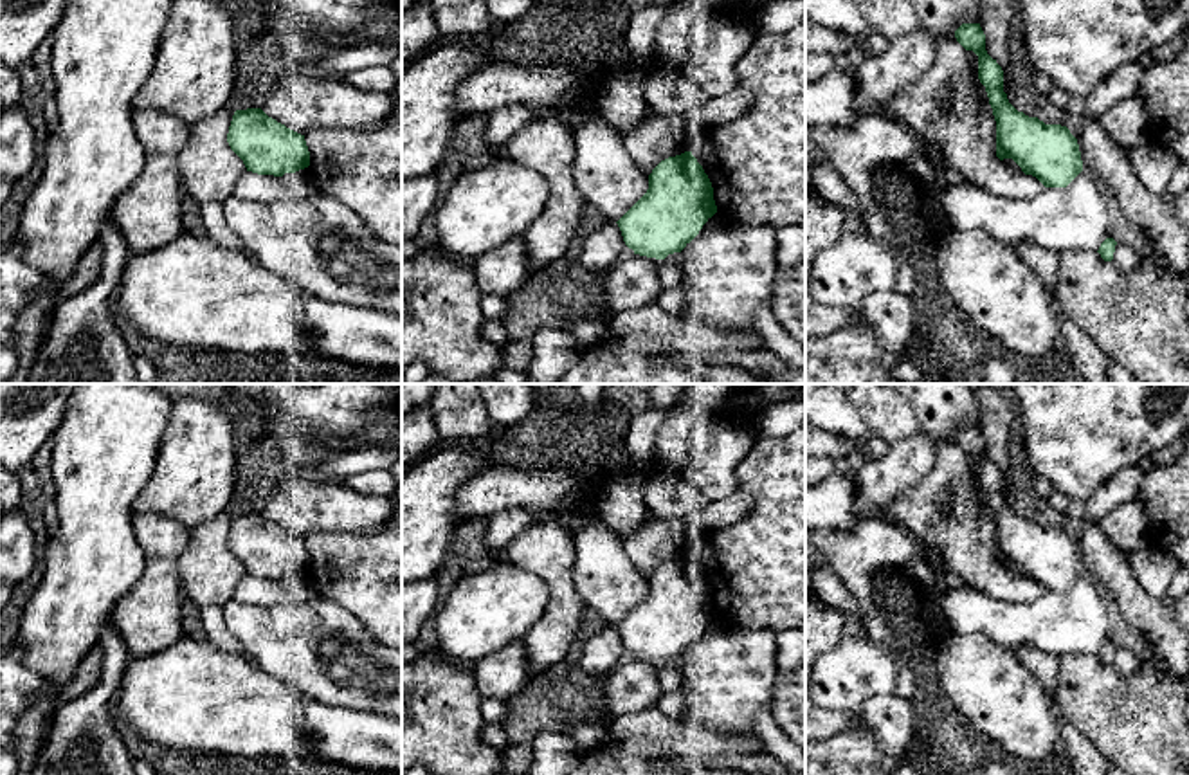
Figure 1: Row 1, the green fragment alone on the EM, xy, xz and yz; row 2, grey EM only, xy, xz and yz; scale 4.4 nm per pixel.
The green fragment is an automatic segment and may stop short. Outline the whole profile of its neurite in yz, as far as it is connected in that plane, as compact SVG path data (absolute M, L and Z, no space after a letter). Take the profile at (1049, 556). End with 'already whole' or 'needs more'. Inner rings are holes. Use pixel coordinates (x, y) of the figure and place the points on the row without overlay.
M962 427L955 442L978 460L978 483L985 490L996 524L996 561L1012 562L1025 579L1036 580L1045 591L1066 591L1083 575L1077 542L1066 530L1045 528L1009 506L1003 474L987 458L980 427Z; already whole

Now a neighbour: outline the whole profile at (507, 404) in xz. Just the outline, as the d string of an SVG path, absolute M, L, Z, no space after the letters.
M477 384L494 427L513 425L533 409L530 384Z

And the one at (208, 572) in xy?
M227 506L191 530L189 544L177 562L180 588L198 609L231 602L247 575L227 546L232 519L234 512Z

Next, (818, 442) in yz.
M805 420L805 458L809 456L859 461L856 443L852 440L830 434Z

